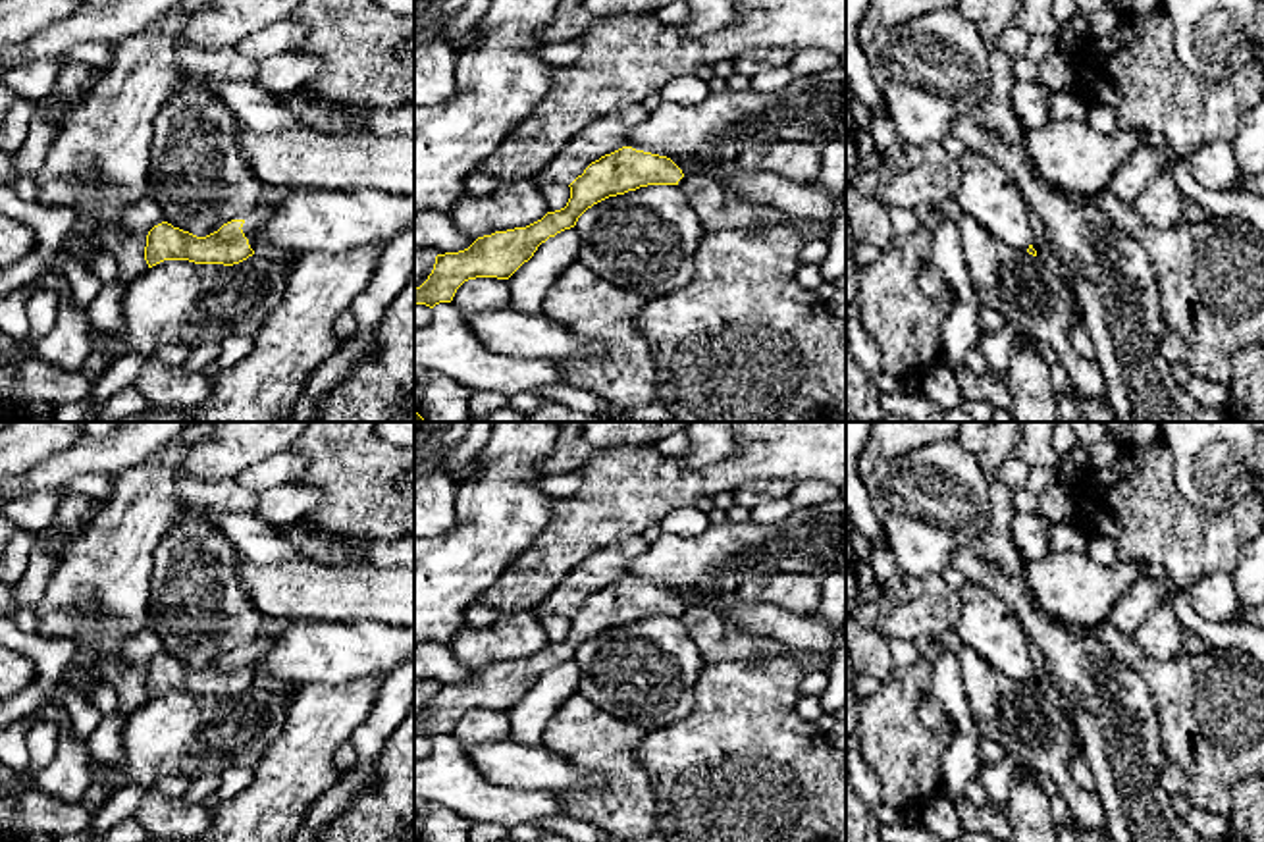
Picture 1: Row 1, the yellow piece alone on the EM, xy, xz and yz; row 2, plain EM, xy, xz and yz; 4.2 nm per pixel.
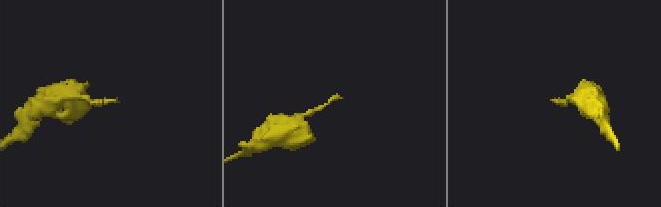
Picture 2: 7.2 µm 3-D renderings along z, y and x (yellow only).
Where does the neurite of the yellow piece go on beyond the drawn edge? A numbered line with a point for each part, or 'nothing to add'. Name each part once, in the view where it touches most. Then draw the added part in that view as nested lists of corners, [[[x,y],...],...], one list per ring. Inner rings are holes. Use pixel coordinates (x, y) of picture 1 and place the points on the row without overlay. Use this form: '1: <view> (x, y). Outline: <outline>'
1: xy (251, 657). Outline: [[[258,636],[241,661],[245,669],[249,671],[249,676],[256,688],[266,692],[277,692],[283,696],[293,696],[299,690],[299,686],[285,684],[270,674],[254,671],[254,665],[258,663],[260,655],[268,651],[268,644],[270,644],[270,636]]]

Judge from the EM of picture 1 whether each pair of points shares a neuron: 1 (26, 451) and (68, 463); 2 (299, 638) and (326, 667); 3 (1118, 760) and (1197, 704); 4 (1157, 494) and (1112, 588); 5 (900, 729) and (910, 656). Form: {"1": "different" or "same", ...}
{"1": "different", "2": "same", "3": "different", "4": "different", "5": "different"}

